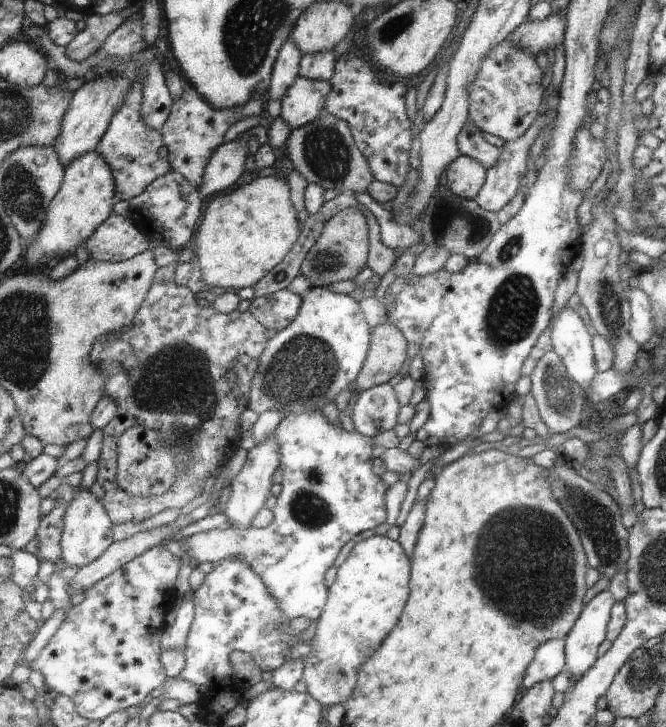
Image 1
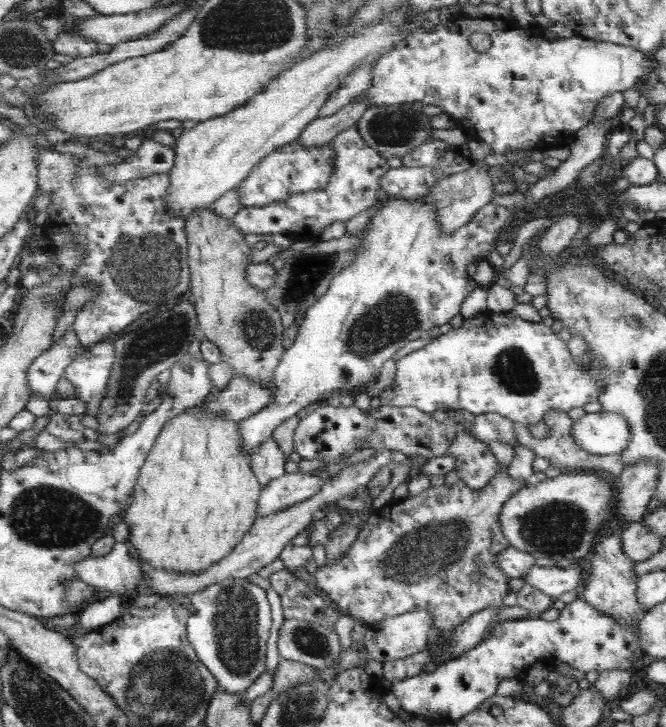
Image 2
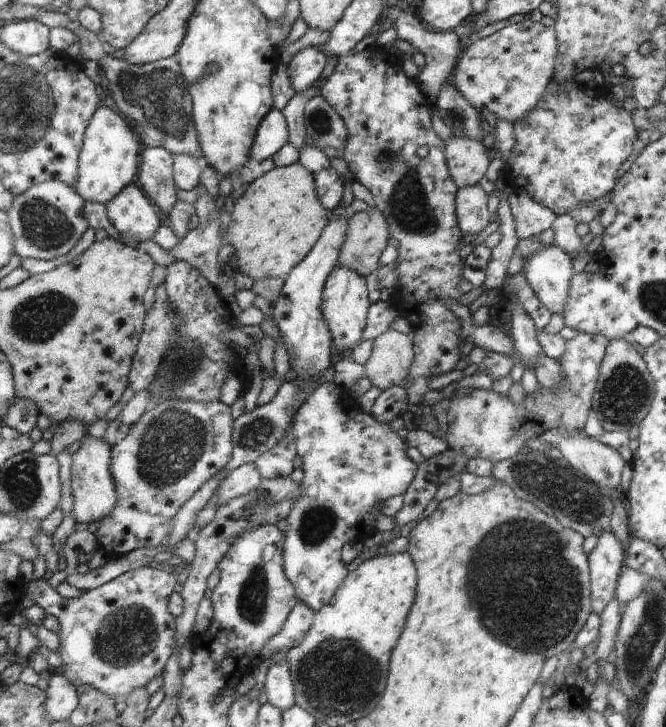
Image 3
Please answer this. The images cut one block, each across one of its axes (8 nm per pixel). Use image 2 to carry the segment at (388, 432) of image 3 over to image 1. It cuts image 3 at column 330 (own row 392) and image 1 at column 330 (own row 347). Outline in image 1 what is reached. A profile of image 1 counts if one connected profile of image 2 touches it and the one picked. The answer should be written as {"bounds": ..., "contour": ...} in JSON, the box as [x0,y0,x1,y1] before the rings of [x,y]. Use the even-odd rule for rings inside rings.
{"bounds":[187,409,389,621],"contour":[[[316,409],[305,414],[291,414],[284,417],[274,430],[275,440],[281,452],[283,480],[273,512],[276,517],[269,526],[238,530],[231,526],[224,530],[209,530],[188,535],[187,546],[193,558],[201,562],[223,562],[235,560],[245,562],[253,568],[264,581],[274,597],[279,601],[281,610],[292,620],[305,616],[309,621],[319,620],[328,604],[329,588],[325,586],[325,572],[333,567],[339,552],[345,544],[364,530],[374,530],[387,520],[385,495],[389,485],[371,470],[371,453],[375,446],[371,436],[359,430],[347,431],[341,424],[331,424]]]}

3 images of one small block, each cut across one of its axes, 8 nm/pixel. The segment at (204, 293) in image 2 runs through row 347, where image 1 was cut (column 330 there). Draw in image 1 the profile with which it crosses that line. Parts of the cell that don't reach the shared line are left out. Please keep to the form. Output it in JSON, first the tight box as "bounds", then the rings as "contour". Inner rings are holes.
{"bounds":[302,207,369,287],"contour":[[[347,207],[333,215],[325,224],[325,230],[313,250],[309,252],[302,266],[302,274],[311,280],[313,287],[328,287],[359,276],[359,272],[367,267],[369,258],[369,226],[362,212]]]}

